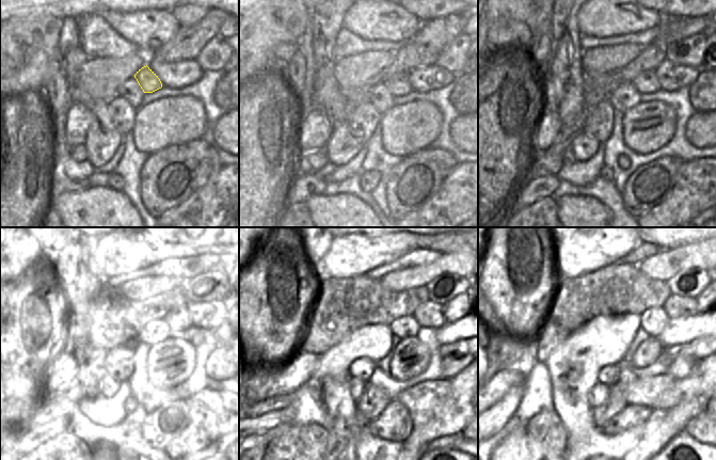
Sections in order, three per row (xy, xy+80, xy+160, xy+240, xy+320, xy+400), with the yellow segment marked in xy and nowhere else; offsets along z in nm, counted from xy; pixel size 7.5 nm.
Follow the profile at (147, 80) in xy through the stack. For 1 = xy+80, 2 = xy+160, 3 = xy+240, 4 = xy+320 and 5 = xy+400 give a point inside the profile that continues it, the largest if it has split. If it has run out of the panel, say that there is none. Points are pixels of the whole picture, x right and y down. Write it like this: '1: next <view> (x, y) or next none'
1: next xy+80 (397, 84)
2: next xy+160 (646, 82)
3: next xy+240 (175, 320)
4: next xy+320 (429, 314)
5: next xy+400 (675, 306)

